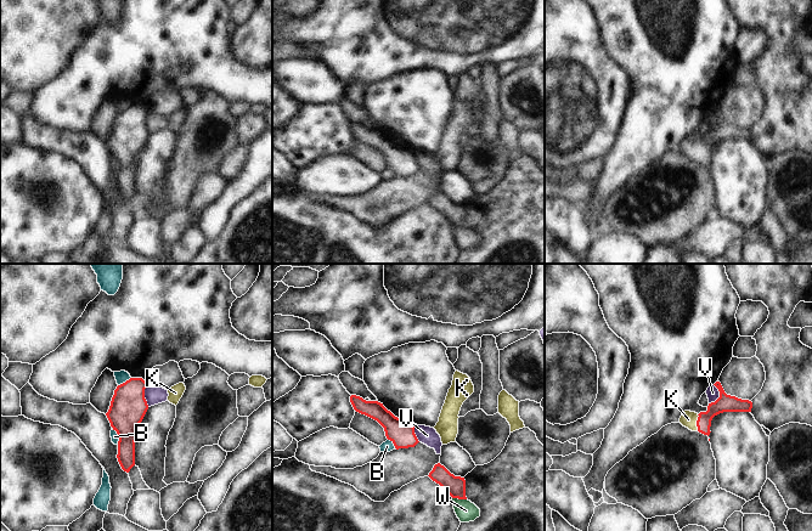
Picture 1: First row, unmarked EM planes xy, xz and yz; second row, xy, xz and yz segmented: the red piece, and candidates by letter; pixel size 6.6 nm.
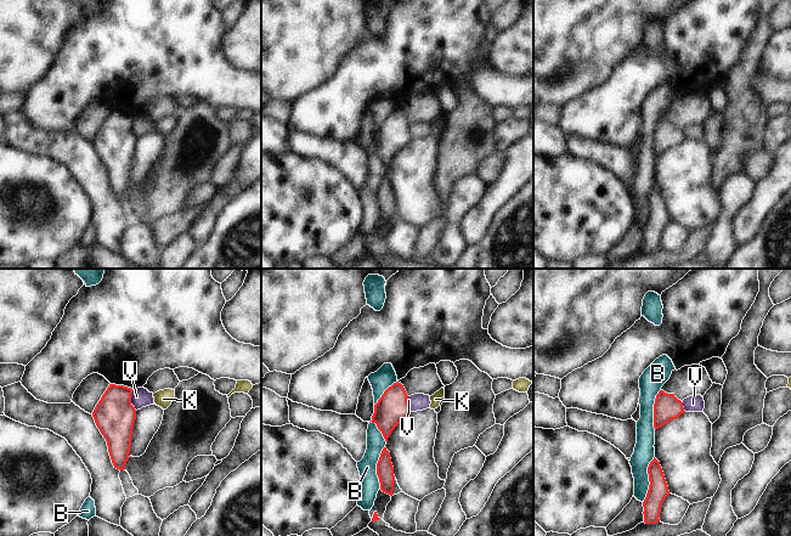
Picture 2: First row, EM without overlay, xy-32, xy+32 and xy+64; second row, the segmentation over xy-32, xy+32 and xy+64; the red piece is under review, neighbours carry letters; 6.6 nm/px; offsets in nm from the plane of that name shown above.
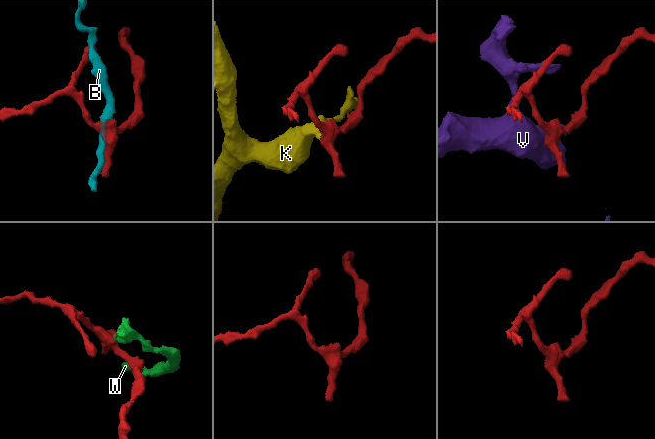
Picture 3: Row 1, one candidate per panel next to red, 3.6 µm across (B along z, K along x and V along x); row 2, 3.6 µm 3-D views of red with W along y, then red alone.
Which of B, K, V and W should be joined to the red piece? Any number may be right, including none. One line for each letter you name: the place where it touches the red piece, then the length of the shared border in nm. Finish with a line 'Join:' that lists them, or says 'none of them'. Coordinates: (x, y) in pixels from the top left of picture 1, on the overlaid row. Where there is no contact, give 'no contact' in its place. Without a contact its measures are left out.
K: meets red in yz at (697, 422); contact 100 nm long
Join: K

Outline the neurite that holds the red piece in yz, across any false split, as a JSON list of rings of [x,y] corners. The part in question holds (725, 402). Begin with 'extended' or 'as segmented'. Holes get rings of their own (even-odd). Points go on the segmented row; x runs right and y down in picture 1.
extended; [[[720,382],[714,384],[718,391],[720,397],[709,403],[706,412],[699,414],[690,411],[684,411],[680,418],[680,423],[692,431],[699,431],[704,435],[710,435],[711,420],[715,416],[723,412],[751,412],[752,402],[741,400],[735,396],[727,395]]]

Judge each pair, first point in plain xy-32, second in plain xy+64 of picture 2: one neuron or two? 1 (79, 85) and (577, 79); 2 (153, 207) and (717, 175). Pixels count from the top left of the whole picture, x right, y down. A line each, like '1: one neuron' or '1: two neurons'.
1: two neurons
2: one neuron

